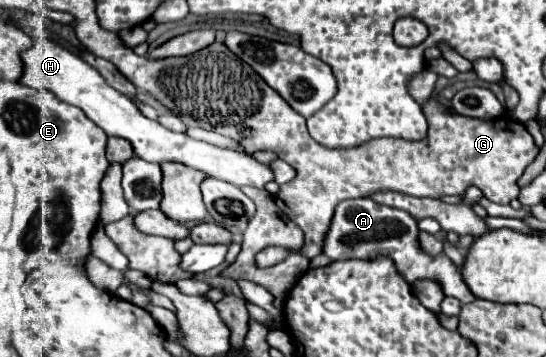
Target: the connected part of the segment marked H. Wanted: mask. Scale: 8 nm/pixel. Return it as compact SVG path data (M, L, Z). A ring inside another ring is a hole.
M37 38L33 48L21 54L21 60L25 64L25 74L21 78L21 84L29 88L47 88L51 90L59 100L77 106L85 112L85 116L95 122L107 136L119 136L131 142L135 154L147 162L163 164L163 162L177 162L185 164L189 168L201 170L211 178L225 180L235 186L253 186L253 188L263 188L267 182L273 180L273 172L269 166L259 164L253 160L249 154L239 154L235 150L225 150L217 148L207 142L193 140L187 134L177 134L173 130L167 130L161 126L157 120L149 120L141 114L137 104L123 96L121 92L113 90L105 78L89 66L83 58L73 56L69 50L63 46L55 44L49 38Z

